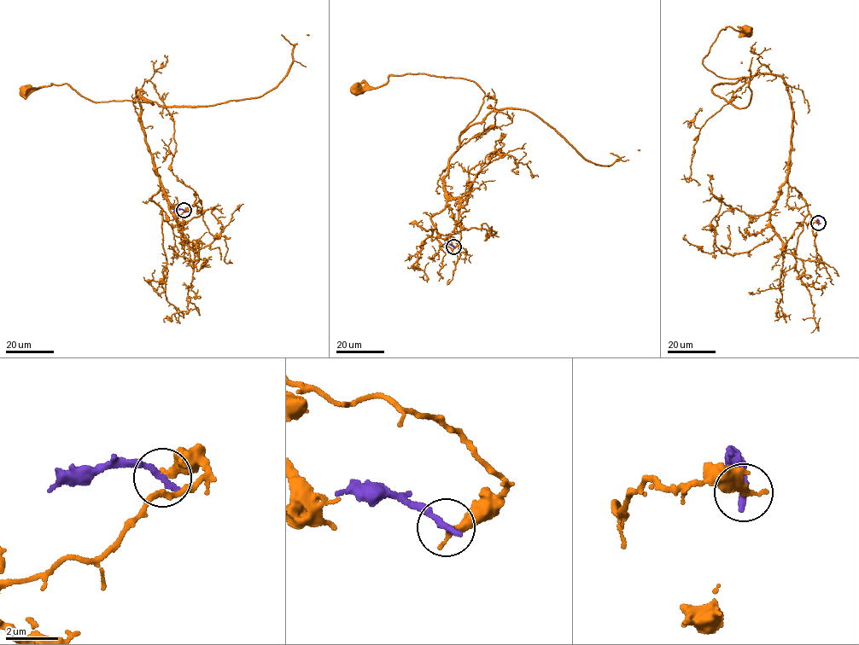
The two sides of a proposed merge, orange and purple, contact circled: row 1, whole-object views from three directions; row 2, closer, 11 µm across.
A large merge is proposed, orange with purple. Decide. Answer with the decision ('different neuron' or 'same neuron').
different neuron

